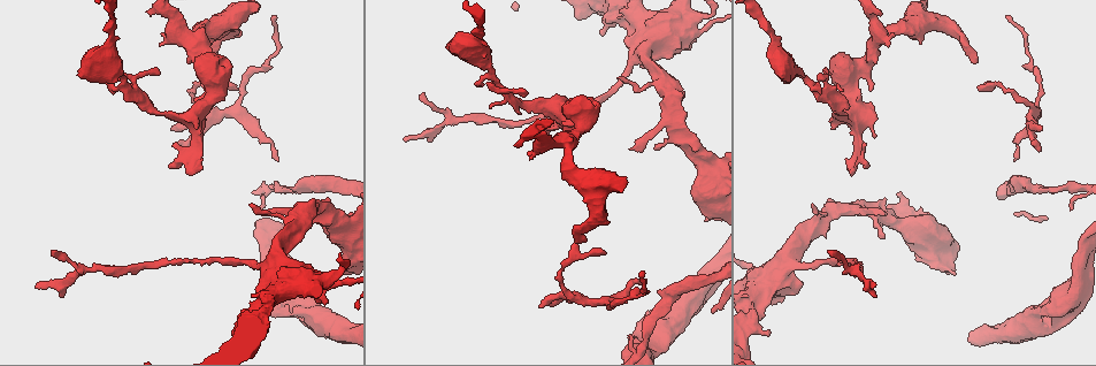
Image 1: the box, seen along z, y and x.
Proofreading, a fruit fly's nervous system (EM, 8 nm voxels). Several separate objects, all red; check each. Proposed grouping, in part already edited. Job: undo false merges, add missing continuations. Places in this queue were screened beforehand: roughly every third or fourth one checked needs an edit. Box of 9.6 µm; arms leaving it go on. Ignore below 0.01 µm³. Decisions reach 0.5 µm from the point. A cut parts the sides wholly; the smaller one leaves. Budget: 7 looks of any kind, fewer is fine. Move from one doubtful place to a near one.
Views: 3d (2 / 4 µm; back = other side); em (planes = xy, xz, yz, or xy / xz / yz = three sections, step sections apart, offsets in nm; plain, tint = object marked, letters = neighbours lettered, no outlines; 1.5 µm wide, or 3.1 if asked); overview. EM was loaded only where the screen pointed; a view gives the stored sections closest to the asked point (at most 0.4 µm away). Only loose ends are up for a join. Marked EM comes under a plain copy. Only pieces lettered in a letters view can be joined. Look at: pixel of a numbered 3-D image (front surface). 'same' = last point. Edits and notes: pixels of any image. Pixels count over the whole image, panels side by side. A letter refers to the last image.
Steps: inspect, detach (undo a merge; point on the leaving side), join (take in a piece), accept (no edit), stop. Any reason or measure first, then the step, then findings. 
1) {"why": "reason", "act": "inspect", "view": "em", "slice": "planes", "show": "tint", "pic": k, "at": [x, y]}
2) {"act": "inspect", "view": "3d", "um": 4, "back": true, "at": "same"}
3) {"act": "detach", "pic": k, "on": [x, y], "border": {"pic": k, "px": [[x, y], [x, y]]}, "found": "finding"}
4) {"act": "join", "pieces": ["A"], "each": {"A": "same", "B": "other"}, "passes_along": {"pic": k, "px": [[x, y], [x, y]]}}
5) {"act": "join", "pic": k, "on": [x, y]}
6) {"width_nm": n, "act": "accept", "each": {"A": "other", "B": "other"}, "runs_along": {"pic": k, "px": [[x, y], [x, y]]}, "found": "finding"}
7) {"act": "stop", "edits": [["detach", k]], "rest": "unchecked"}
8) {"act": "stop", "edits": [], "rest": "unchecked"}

{"why": "free end", "act": "inspect", "view": "em", "slice": "xz", "step": 8, "show": "letters", "pic": 1, "at": [587, 240]}

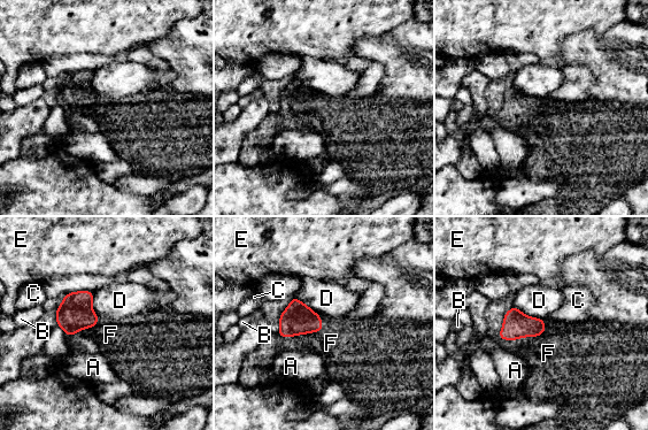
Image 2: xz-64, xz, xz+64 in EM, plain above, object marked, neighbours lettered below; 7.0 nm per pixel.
{"act": "join", "pieces": ["F"], "each": {"A": "other", "B": "other", "C": "other", "D": "other", "E": "other", "F": "same"}, "passes_along": {"pic": 2, "px": [[298, 319], [307, 332], [331, 343]]}, "found": "it goes on there"}

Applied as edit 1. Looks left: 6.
{"act": "inspect", "view": "3d", "um": 4, "pic": 1, "at": [1070, 210]}

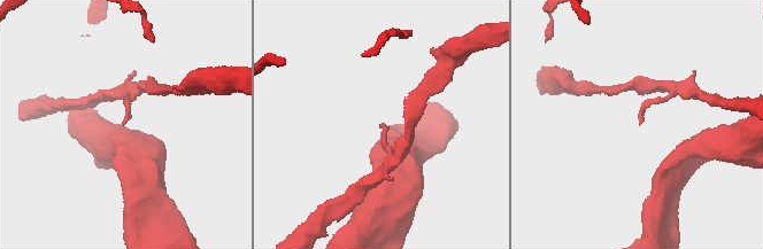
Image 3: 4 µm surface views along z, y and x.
{"act": "inspect", "view": "em", "slice": "planes", "show": "letters", "pic": 3, "at": [381, 125]}

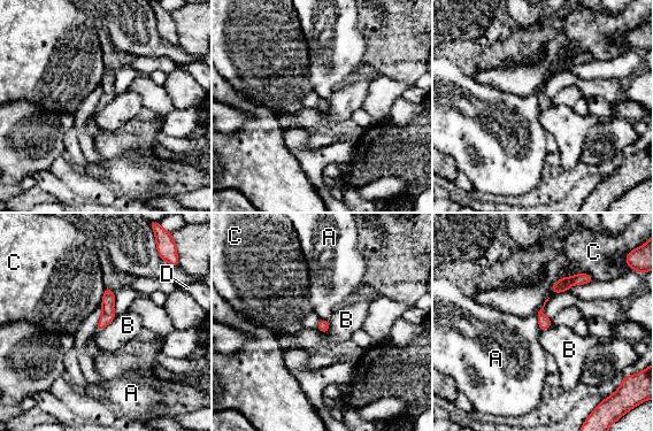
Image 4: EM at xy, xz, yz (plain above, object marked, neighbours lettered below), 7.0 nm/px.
{"width_nm": 80, "act": "accept", "each": {"A": "other", "B": "other", "C": "other", "D": "other"}, "runs_along": {"pic": 4, "px": [[107, 291], [107, 317], [100, 326]]}, "found": "no lettered piece goes on from it"}

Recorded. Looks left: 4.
{"act": "stop", "edits": [["join", 2]], "rest": "unchecked"}

